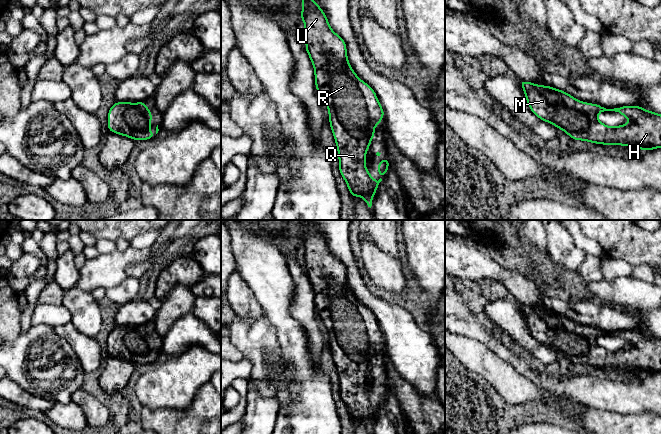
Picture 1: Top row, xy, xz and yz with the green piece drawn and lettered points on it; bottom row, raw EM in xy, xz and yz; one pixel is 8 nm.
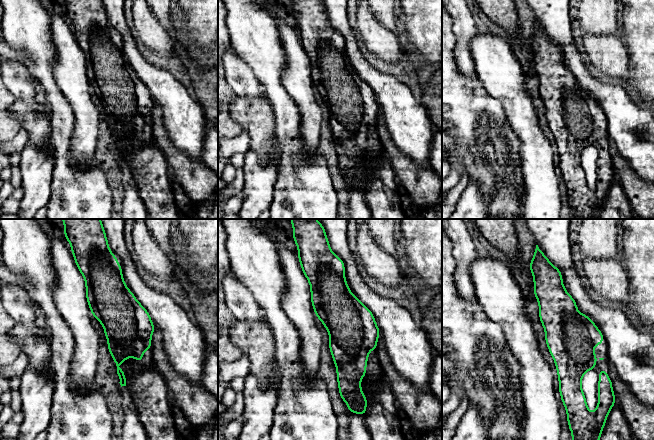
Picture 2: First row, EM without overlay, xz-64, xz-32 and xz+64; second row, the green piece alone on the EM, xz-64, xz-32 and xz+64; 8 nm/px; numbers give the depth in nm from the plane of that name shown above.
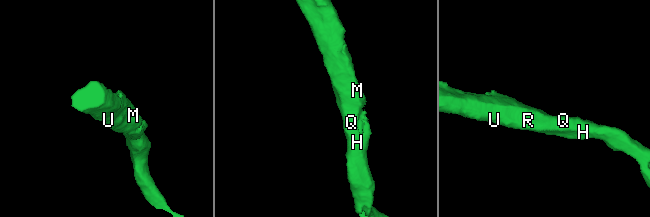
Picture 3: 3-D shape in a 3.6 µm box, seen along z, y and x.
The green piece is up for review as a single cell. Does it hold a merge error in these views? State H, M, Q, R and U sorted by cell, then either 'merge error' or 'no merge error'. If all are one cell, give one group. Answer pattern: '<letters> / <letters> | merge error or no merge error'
H M Q R U | no merge error

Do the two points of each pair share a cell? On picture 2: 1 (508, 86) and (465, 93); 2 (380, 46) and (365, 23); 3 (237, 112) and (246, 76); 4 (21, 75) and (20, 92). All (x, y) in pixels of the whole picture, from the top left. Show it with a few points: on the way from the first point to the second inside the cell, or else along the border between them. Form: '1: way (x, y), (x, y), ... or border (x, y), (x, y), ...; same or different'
1: border (476, 75), (488, 94); different
2: way (378, 40), (370, 29); same
3: border (237, 95), (247, 97); different
4: way (20, 79), (20, 88); same

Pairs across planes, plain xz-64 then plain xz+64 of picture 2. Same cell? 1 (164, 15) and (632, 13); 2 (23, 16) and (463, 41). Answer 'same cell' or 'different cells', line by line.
1: different cells
2: different cells

